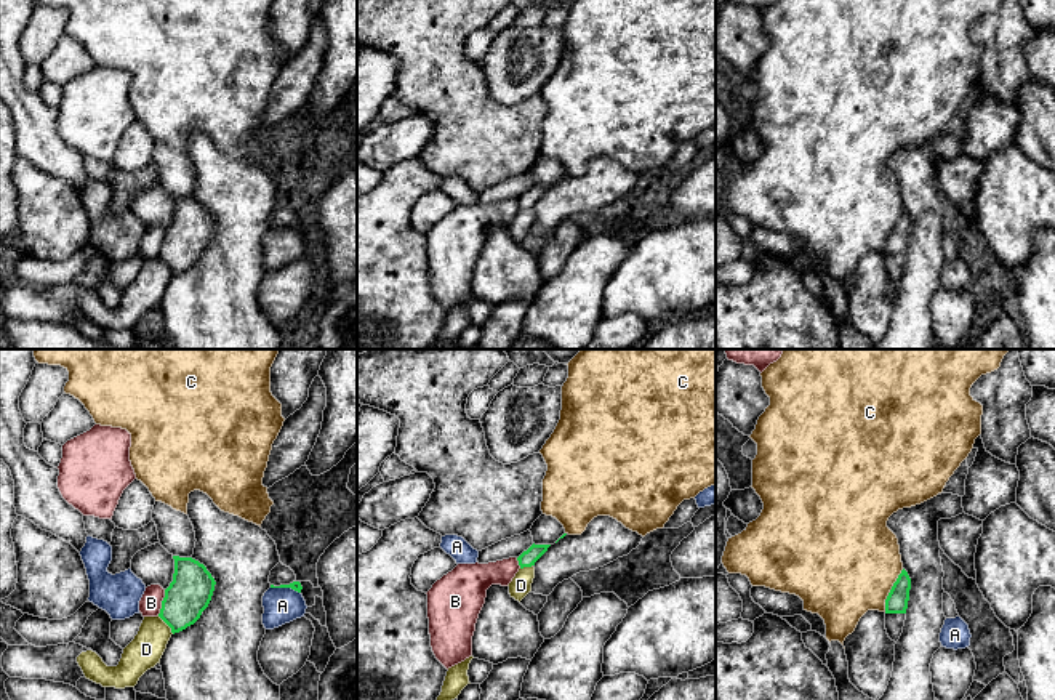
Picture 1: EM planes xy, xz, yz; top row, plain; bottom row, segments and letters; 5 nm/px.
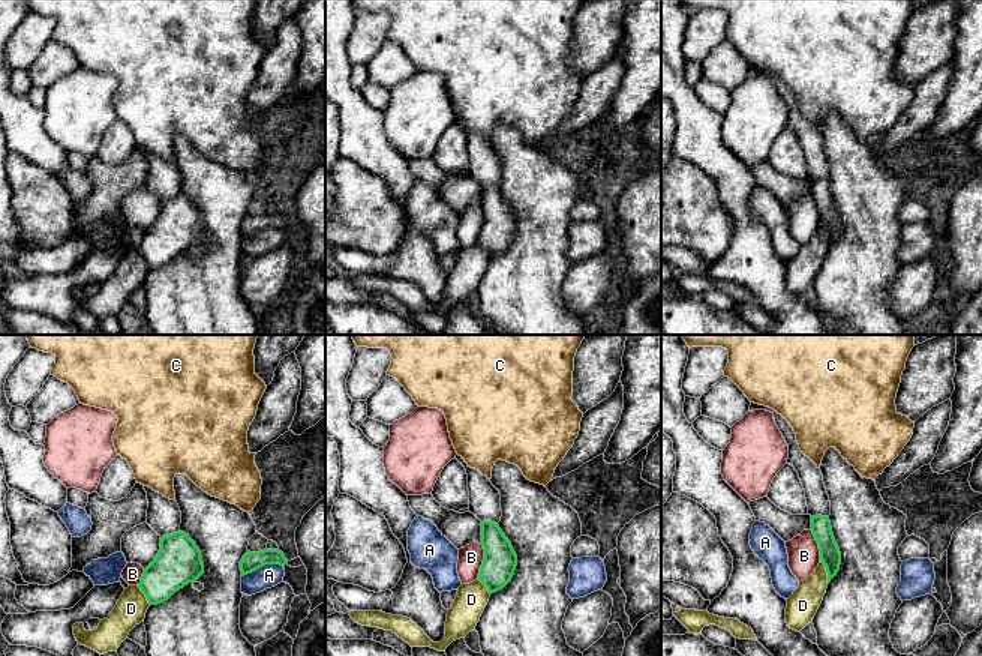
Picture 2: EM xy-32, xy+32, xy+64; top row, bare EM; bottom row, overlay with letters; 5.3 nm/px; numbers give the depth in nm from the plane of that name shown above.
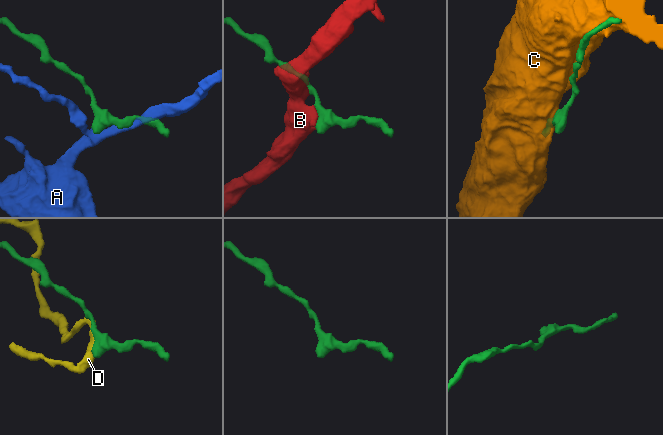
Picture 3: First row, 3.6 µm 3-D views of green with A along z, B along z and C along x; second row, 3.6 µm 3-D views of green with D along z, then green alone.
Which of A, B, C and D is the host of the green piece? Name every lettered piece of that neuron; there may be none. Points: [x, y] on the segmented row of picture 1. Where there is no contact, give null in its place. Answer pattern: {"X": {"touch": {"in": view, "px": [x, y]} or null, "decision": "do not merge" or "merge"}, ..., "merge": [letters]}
{"A": {"touch": {"in": "xy", "px": [285, 587]}, "decision": "do not merge"}, "B": {"touch": {"in": "xy", "px": [162, 603]}, "decision": "do not merge"}, "C": {"touch": {"in": "yz", "px": [890, 590]}, "decision": "do not merge"}, "D": {"touch": {"in": "xy", "px": [167, 623]}, "decision": "do not merge"}, "merge": []}

